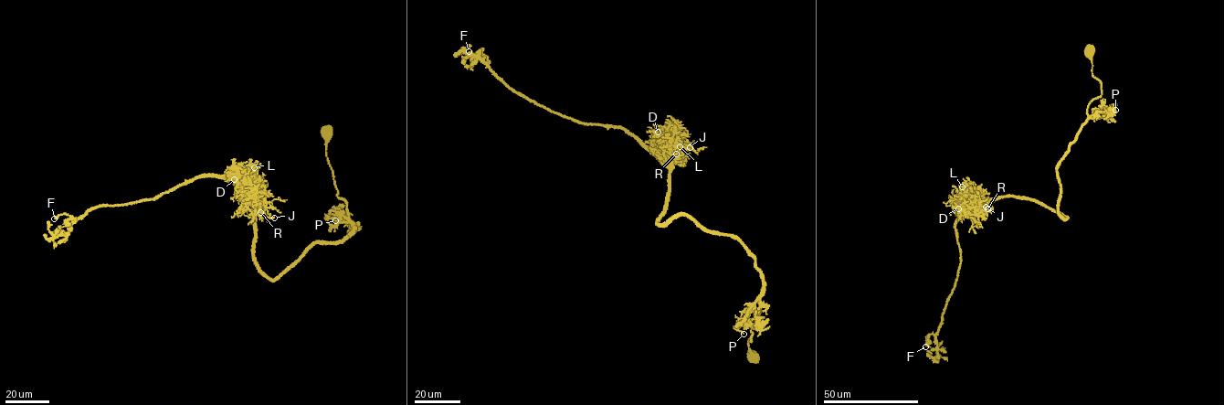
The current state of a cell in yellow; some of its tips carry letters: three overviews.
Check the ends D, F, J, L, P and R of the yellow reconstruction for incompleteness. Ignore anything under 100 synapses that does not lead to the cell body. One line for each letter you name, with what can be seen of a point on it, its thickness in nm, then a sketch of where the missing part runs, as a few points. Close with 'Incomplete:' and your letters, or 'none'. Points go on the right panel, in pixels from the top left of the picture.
Incomplete: none

